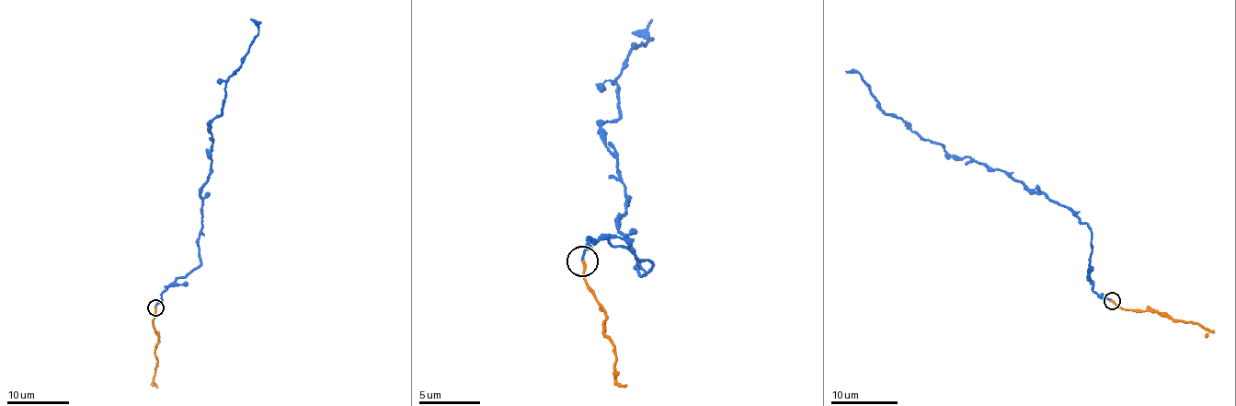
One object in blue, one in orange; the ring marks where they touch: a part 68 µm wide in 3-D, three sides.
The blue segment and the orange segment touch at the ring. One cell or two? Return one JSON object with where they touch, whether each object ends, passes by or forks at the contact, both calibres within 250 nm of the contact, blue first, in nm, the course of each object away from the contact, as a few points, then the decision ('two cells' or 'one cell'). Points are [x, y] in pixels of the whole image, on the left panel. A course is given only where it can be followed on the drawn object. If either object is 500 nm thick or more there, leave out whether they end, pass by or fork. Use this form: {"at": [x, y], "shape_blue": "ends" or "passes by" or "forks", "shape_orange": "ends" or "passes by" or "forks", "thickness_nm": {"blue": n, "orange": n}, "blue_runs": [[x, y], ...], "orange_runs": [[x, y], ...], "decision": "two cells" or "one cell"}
{"at": [155, 307], "shape_blue": "ends", "shape_orange": "ends", "thickness_nm": {"blue": 170, "orange": 180}, "blue_runs": [[155, 307], [172, 282], [200, 264], [200, 193], [209, 175], [211, 123], [221, 114], [226, 82], [260, 21]], "orange_runs": [[154, 308], [152, 324], [158, 337], [156, 346], [158, 362], [152, 383]], "decision": "one cell"}

